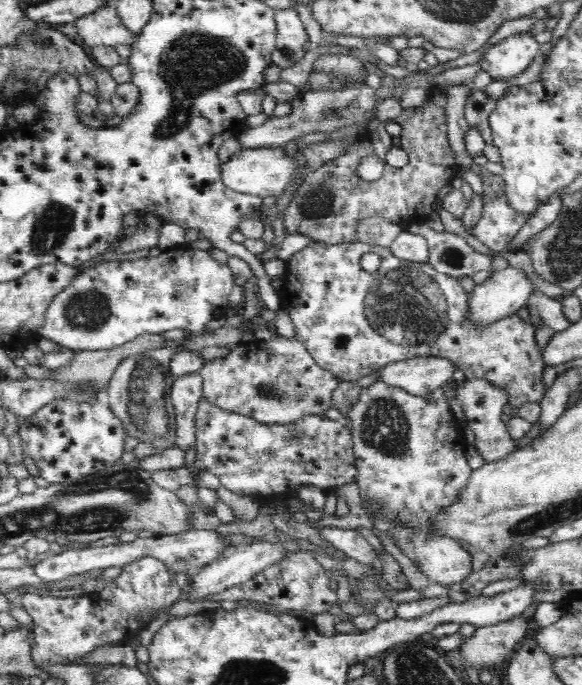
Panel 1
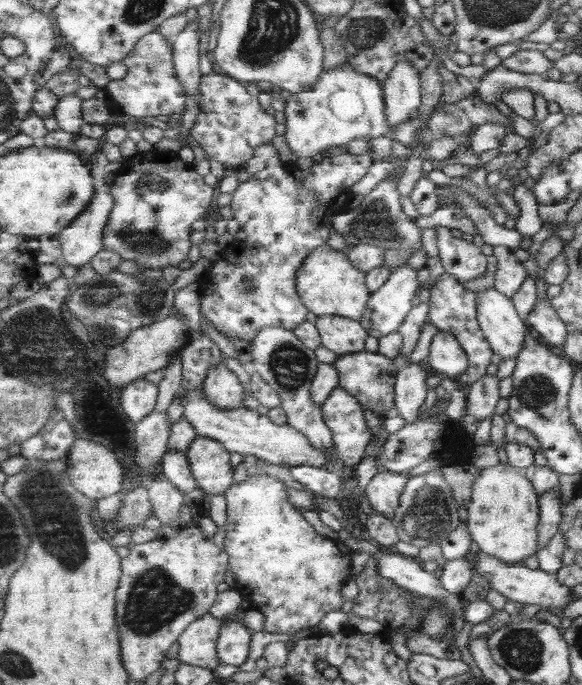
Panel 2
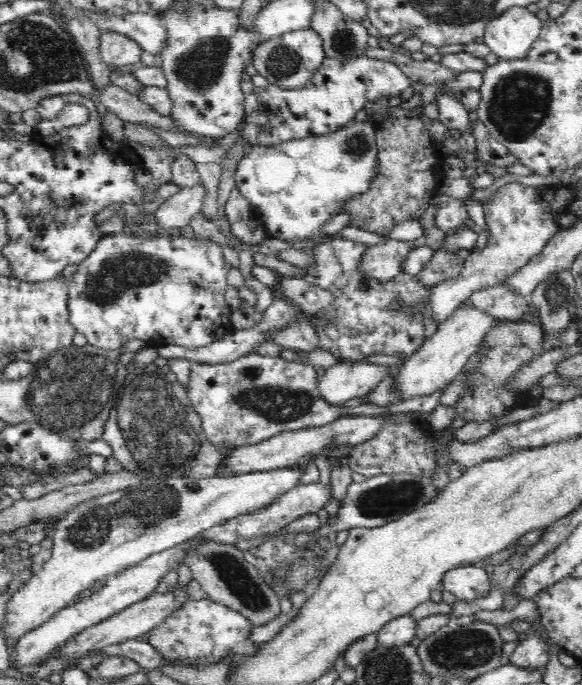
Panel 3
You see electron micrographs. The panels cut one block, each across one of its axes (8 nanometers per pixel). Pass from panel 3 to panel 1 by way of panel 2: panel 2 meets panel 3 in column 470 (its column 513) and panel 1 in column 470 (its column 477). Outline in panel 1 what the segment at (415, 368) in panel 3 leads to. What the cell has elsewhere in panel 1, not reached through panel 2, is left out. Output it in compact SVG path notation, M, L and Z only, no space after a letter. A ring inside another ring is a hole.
M509 265L506 269L496 270L489 275L479 279L474 290L470 293L473 306L473 314L478 325L488 325L492 321L498 321L502 317L510 317L517 313L523 306L529 302L529 298L537 288L532 284L530 278L517 266L514 268Z

